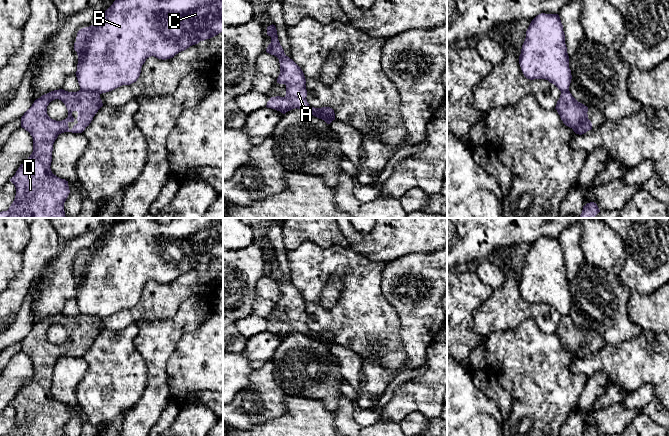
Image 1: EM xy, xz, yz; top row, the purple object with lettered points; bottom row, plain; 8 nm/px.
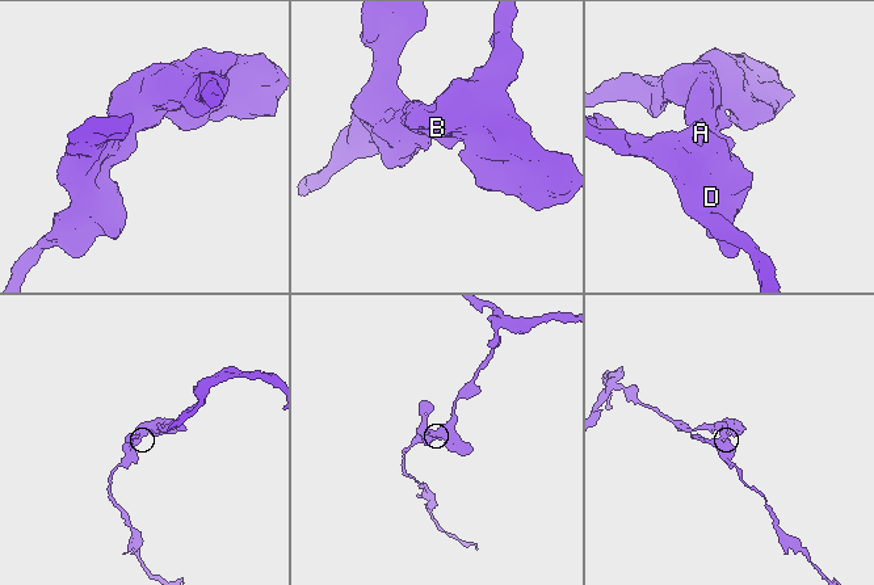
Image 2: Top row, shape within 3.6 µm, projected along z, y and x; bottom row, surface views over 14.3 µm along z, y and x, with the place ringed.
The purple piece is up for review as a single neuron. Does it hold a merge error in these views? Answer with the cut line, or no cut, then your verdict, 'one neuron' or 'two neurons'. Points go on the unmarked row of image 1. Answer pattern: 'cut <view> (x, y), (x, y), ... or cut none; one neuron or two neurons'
cut xy (80, 312), (100, 317); two neurons

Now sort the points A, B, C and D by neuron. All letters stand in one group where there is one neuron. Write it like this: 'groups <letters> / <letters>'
groups A D / B C

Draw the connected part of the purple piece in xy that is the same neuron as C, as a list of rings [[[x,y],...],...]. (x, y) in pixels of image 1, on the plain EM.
[[[125,218],[113,226],[113,228],[99,241],[97,247],[89,251],[82,252],[77,257],[76,266],[74,267],[74,274],[78,279],[77,295],[75,298],[80,313],[102,318],[112,315],[122,309],[130,309],[136,306],[139,302],[142,289],[145,287],[147,282],[151,280],[162,284],[173,282],[179,276],[186,274],[192,269],[198,268],[200,265],[210,263],[222,255],[223,218],[173,218],[168,223],[161,223],[157,218]]]

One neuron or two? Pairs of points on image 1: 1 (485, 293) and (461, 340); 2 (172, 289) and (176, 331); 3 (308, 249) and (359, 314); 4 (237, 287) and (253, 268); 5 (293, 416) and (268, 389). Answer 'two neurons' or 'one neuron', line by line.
1: one neuron
2: two neurons
3: one neuron
4: one neuron
5: two neurons

